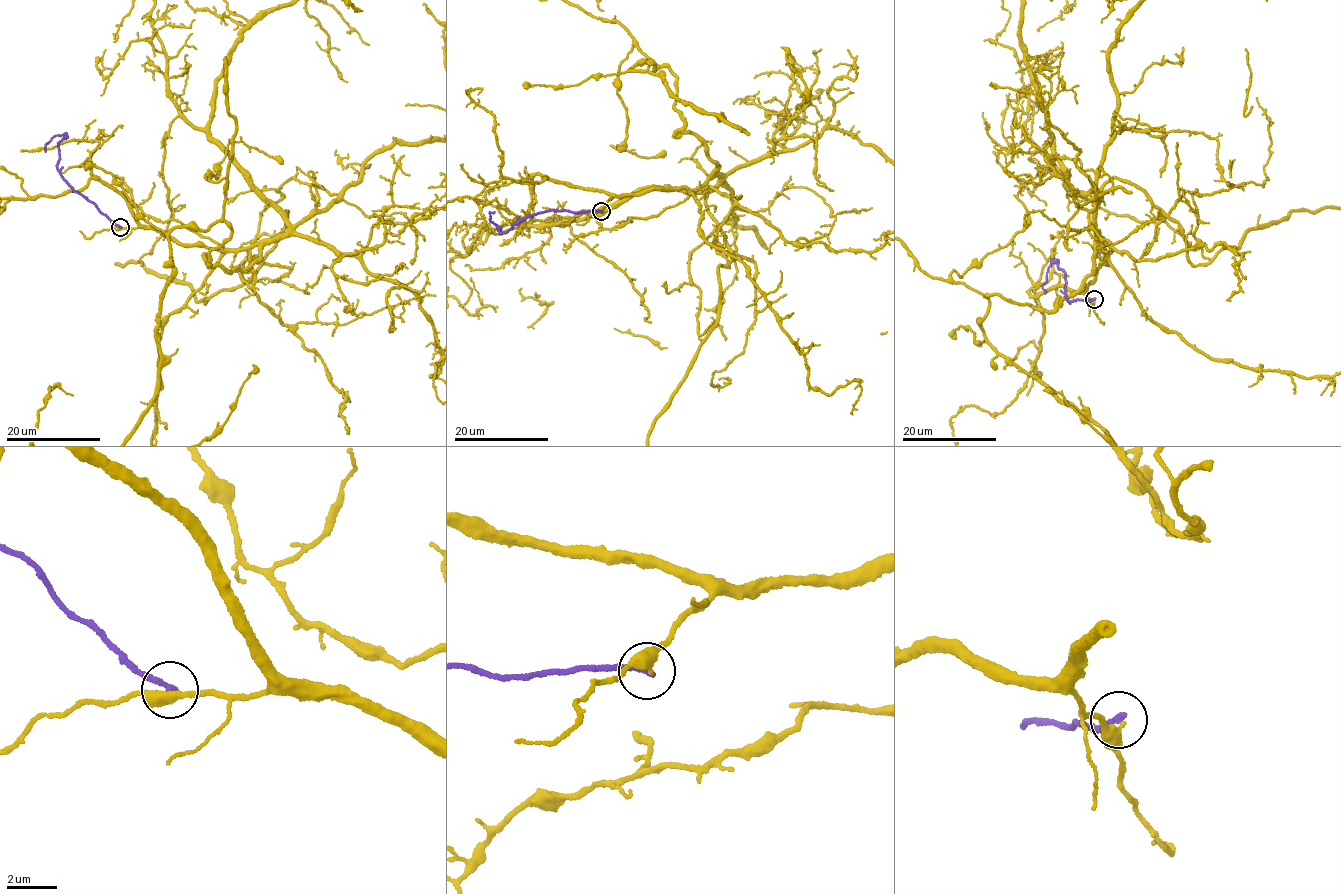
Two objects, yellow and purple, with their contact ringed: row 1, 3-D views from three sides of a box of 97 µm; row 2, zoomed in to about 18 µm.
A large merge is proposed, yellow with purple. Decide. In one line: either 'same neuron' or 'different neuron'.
different neuron

